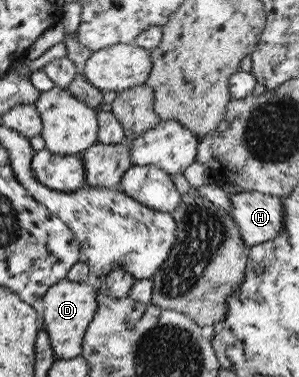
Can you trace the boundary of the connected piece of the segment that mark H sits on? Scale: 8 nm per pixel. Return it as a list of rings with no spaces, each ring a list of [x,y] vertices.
[[[257,192],[229,195],[231,208],[227,214],[235,221],[241,241],[254,246],[276,237],[283,228],[283,202],[281,197]]]

